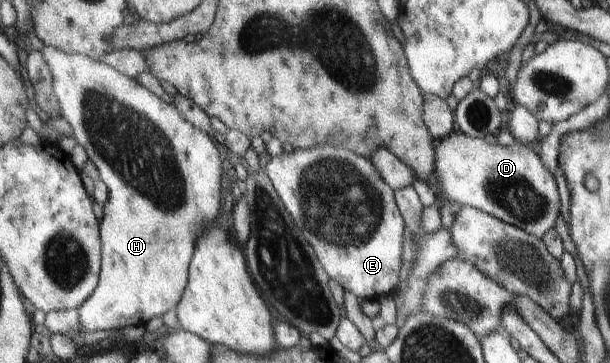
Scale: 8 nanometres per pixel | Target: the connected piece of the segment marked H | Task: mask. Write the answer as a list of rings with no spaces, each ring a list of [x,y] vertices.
[[[45,44],[43,57],[47,60],[47,65],[51,68],[52,76],[54,77],[53,87],[56,93],[62,117],[72,126],[74,130],[73,137],[77,143],[81,144],[87,150],[90,160],[95,163],[100,171],[102,180],[109,187],[109,201],[107,205],[103,206],[103,221],[100,222],[100,232],[102,235],[103,249],[102,249],[102,272],[100,275],[100,284],[97,286],[95,293],[81,307],[78,307],[80,325],[86,331],[103,331],[105,329],[125,329],[131,325],[147,326],[151,319],[161,318],[169,311],[177,311],[179,302],[184,296],[184,291],[188,289],[190,284],[190,265],[192,264],[192,257],[196,252],[197,240],[200,235],[212,224],[213,220],[217,220],[223,212],[222,208],[224,199],[221,198],[223,193],[223,161],[219,155],[217,145],[211,141],[211,137],[203,130],[196,128],[189,121],[179,113],[179,110],[174,105],[169,105],[154,93],[151,93],[139,79],[129,77],[121,73],[109,64],[103,62],[96,62],[90,57],[83,54],[68,54],[59,48]]]

